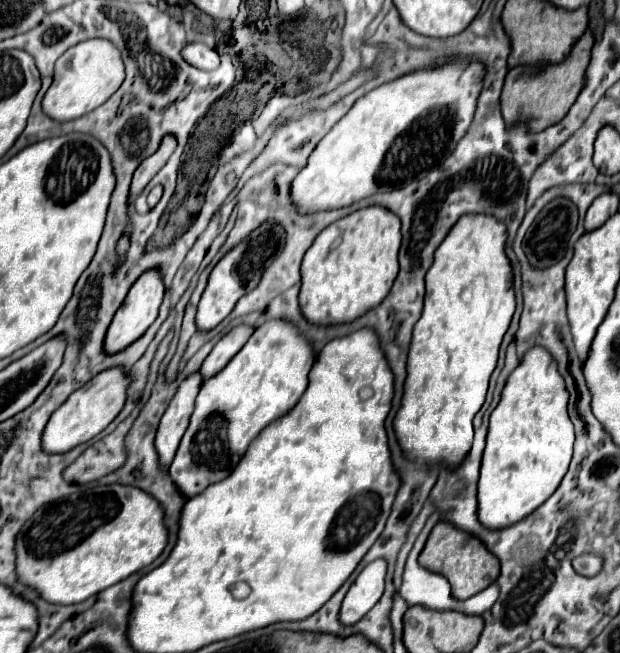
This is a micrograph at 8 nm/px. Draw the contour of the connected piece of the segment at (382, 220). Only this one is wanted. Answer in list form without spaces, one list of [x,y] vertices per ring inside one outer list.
[[[382,206],[360,208],[332,222],[314,240],[302,260],[300,308],[310,322],[350,322],[380,304],[398,276],[400,218]]]

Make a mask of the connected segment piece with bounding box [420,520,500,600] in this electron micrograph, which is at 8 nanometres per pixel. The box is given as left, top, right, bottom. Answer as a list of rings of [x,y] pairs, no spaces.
[[[440,520],[434,526],[434,530],[420,554],[420,564],[424,564],[432,572],[444,574],[452,586],[452,596],[456,596],[460,600],[466,600],[472,594],[484,590],[500,574],[500,560],[492,552],[488,552],[488,548],[484,546],[484,542],[480,538],[476,538],[474,534],[464,532],[444,520]]]

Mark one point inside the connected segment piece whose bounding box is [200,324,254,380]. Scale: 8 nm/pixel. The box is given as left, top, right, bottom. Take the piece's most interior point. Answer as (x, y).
(227, 348)

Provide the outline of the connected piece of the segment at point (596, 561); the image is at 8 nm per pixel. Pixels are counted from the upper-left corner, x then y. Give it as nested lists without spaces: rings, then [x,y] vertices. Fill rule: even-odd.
[[[585,553],[574,560],[574,570],[584,576],[596,576],[602,565],[603,558],[597,554]]]

